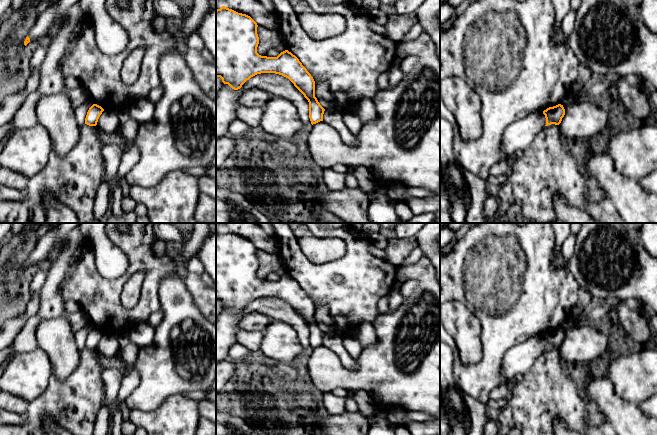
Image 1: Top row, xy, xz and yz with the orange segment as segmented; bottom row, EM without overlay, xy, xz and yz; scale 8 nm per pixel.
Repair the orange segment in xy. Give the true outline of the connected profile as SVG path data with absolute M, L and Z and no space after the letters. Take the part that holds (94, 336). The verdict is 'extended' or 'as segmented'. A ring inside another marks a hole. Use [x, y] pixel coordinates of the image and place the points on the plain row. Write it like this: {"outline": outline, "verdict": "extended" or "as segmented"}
{"outline": "M93 328L87 336L87 339L85 342L85 348L89 350L96 350L98 343L103 335L104 333L101 330L97 328Z", "verdict": "as segmented"}

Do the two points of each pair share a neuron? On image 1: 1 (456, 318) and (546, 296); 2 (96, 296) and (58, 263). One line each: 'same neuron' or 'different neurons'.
1: different neurons
2: different neurons

